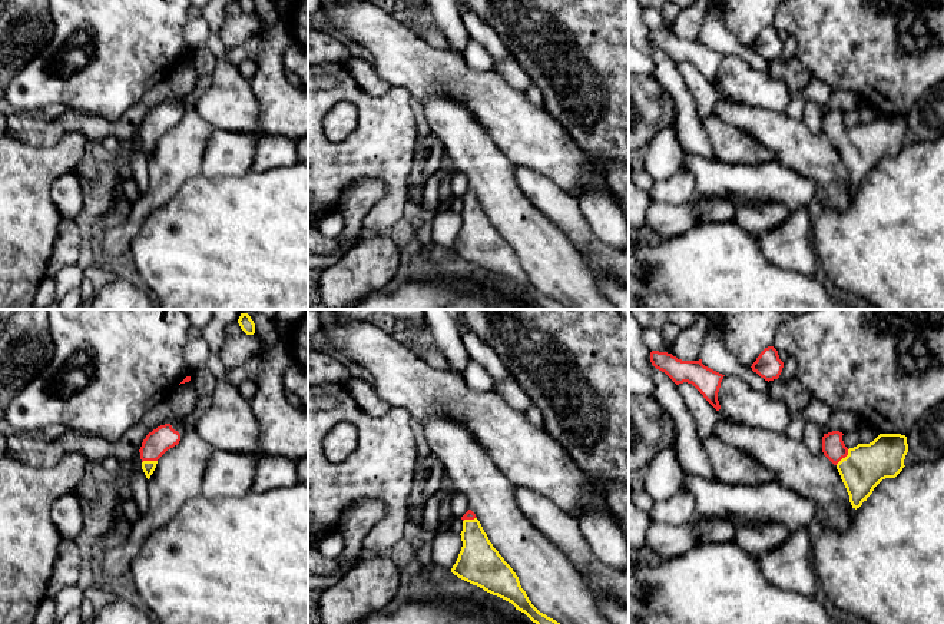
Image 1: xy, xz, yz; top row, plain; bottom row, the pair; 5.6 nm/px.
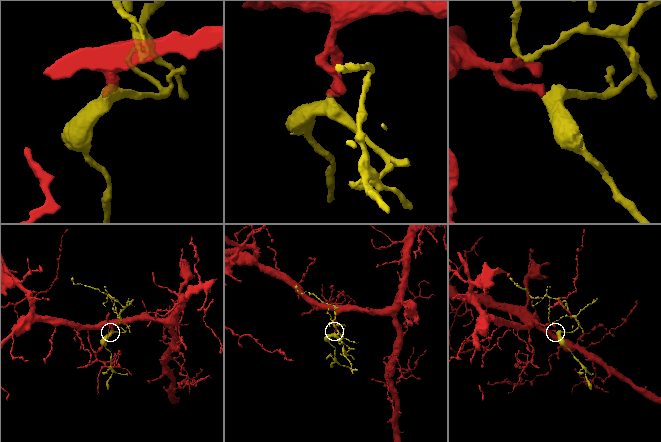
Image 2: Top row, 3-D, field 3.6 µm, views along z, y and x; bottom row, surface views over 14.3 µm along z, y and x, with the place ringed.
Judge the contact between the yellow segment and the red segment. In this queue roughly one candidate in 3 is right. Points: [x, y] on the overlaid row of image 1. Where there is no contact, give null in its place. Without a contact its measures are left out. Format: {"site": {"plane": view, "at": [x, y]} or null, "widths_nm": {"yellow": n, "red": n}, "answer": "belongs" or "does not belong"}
{"site": {"plane": "yz", "at": [843, 458]}, "widths_nm": {"yellow": 240, "red": 130}, "answer": "belongs"}

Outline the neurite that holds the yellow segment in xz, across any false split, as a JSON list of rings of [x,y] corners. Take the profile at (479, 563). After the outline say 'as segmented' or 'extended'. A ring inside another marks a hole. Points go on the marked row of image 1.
[[[476,514],[463,517],[463,547],[451,572],[458,578],[511,603],[536,624],[560,624],[540,613],[521,588],[519,577],[490,542]]] | extended

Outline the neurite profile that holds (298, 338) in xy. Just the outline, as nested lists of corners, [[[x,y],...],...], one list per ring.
[[[308,313],[294,323],[288,341],[295,364],[308,369]]]

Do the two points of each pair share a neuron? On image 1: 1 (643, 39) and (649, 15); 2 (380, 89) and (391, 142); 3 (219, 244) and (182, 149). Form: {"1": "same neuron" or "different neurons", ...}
{"1": "different neurons", "2": "different neurons", "3": "different neurons"}

